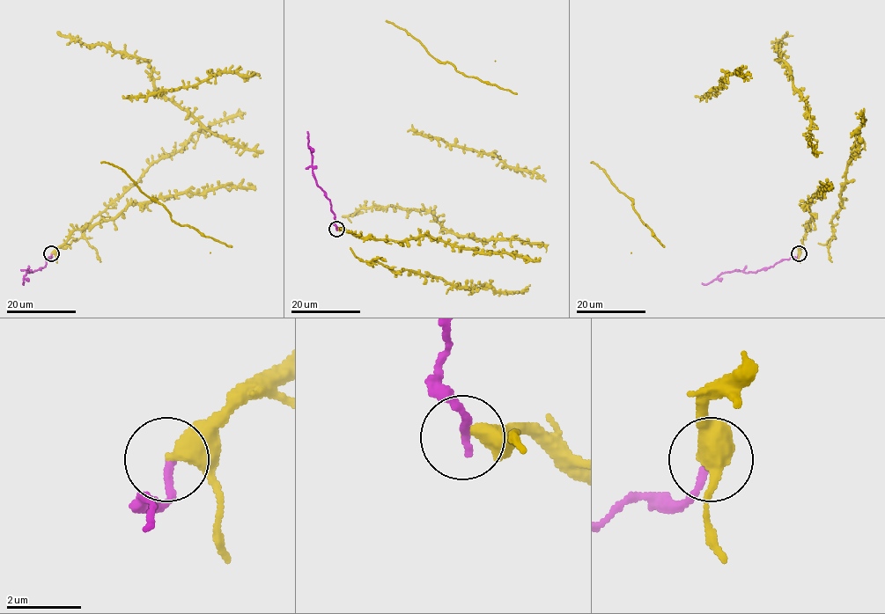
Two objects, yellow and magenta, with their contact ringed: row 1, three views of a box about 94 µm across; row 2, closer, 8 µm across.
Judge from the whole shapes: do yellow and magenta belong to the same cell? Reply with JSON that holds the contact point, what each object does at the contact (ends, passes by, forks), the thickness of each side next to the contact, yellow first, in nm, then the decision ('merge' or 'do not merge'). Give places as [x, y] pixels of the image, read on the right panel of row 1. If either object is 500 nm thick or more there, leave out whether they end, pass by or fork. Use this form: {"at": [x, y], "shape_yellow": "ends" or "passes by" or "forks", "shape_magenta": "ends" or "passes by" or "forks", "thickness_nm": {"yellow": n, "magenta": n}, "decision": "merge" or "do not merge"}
{"at": [799, 253], "shape_yellow": "ends", "shape_magenta": "ends", "thickness_nm": {"yellow": 420, "magenta": 220}, "decision": "do not merge"}

